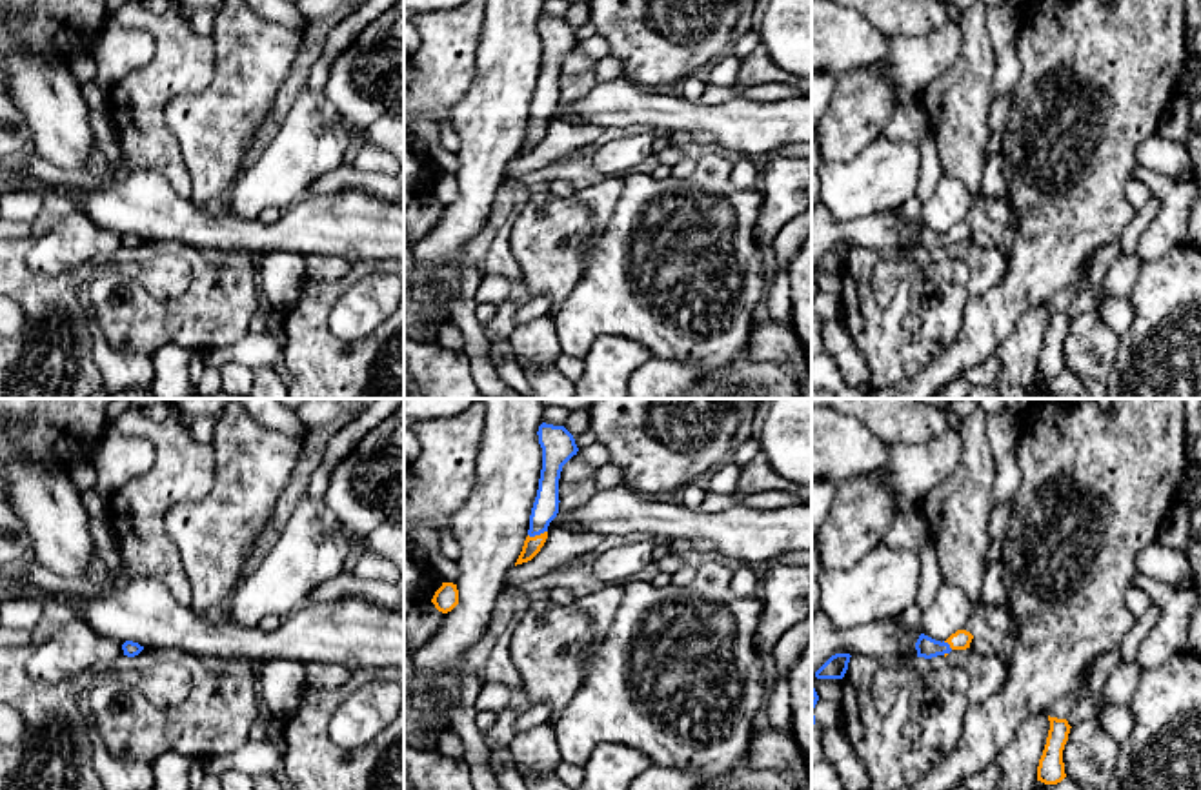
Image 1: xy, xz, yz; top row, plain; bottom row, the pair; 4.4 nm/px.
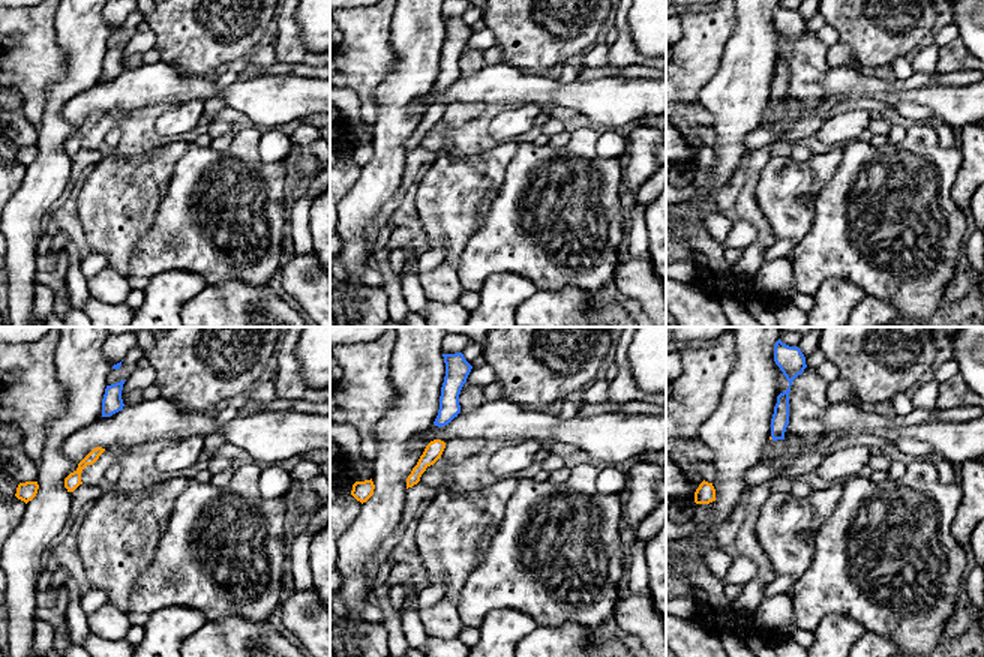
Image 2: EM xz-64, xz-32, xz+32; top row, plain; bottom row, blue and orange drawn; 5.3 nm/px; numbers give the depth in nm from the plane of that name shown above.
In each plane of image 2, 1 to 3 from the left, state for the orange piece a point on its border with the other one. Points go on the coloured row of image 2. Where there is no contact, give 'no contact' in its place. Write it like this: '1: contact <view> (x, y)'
1: no contact
2: no contact
3: no contact

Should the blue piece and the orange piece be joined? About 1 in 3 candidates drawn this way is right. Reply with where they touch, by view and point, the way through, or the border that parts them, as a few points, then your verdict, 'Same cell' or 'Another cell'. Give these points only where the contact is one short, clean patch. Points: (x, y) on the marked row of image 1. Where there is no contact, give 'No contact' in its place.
Touches blue at xz (537, 534). Path across: xz (544, 508), (537, 534), (532, 545). Same cell

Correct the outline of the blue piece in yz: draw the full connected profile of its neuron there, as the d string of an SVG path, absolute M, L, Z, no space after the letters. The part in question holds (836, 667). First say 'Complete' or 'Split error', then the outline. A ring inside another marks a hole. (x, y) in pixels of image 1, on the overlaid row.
Complete. M835 653L832 655L817 672L815 677L817 679L843 679L846 670L848 670L848 663L850 663L850 653Z

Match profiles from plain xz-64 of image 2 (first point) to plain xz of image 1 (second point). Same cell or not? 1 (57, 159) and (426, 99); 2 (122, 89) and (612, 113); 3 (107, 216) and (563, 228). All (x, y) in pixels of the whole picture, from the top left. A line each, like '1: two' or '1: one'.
1: two
2: one
3: one

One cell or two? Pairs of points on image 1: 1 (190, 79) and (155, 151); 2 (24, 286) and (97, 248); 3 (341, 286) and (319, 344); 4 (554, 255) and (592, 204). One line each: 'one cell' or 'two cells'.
1: one cell
2: two cells
3: one cell
4: one cell

